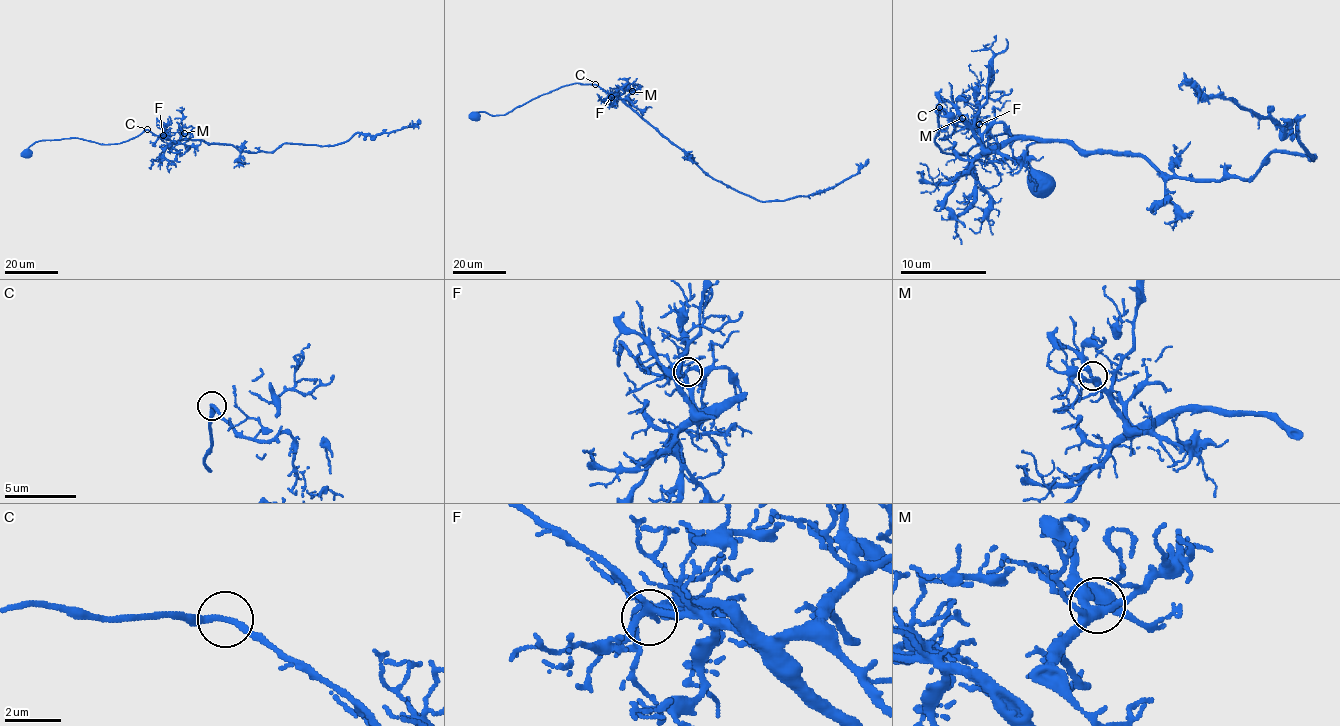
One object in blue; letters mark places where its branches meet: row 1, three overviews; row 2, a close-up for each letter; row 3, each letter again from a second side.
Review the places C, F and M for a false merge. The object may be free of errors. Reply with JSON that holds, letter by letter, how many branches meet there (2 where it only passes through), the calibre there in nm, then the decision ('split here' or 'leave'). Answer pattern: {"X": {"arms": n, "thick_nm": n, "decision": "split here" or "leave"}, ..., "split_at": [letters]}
{"C": {"arms": 2, "thick_nm": 220, "decision": "leave"}, "F": {"arms": 3, "thick_nm": 220, "decision": "leave"}, "M": {"arms": 3, "thick_nm": 320, "decision": "leave"}, "split_at": []}

